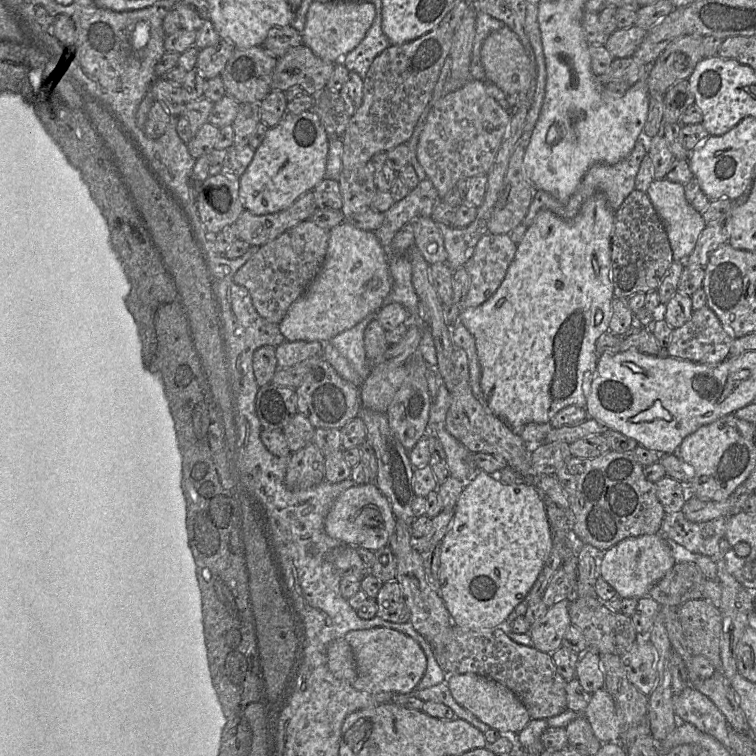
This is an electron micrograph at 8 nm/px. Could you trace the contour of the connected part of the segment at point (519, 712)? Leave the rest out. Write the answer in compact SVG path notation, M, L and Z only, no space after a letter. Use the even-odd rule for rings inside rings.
M467 672L448 674L447 682L453 698L459 705L499 732L513 732L517 735L531 720L531 716L521 700L505 685L491 678Z

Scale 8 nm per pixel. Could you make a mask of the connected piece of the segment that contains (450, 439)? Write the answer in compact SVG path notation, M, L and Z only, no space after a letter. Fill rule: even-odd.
M428 423L428 435L435 436L441 442L450 476L467 482L475 473L468 464L469 450L446 430L445 423Z

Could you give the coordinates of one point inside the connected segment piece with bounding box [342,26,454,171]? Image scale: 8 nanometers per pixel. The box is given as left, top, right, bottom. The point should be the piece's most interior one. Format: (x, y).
(398, 86)

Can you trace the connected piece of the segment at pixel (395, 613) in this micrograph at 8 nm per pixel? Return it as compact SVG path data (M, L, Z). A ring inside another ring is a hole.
M395 580L384 582L376 597L377 616L395 623L410 621L411 612L405 602L403 589Z

